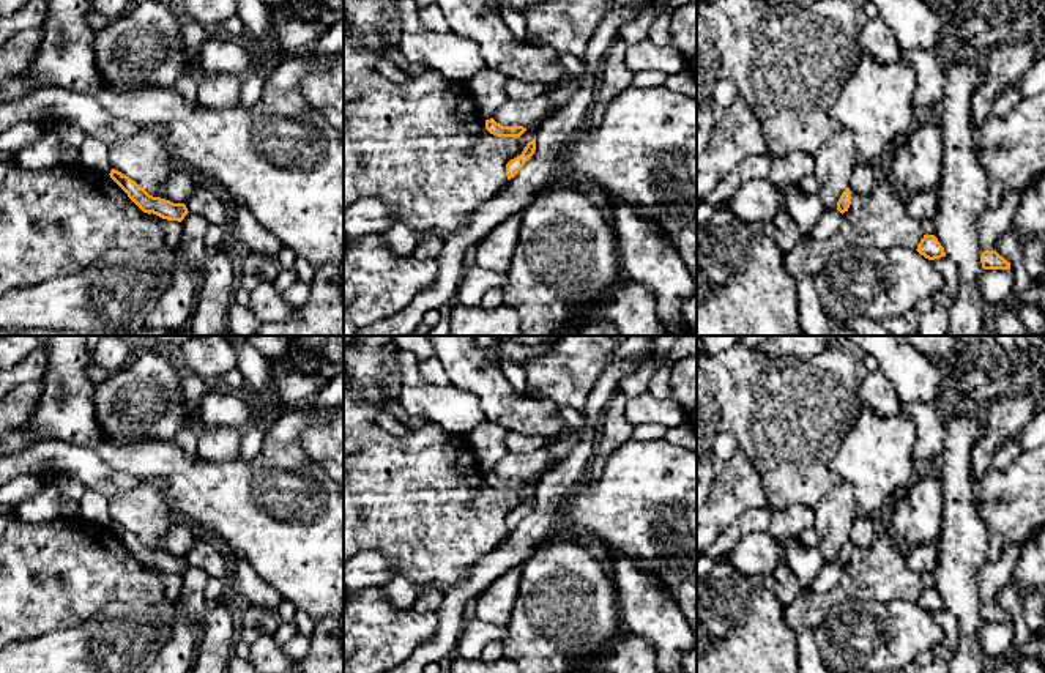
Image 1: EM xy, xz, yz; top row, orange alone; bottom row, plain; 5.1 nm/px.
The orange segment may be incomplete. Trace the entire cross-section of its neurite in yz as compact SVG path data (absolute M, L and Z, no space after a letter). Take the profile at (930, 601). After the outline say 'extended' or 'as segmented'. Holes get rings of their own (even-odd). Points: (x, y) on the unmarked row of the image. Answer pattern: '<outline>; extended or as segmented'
M924 588L916 604L928 613L946 610L944 600L935 588Z; as segmented

